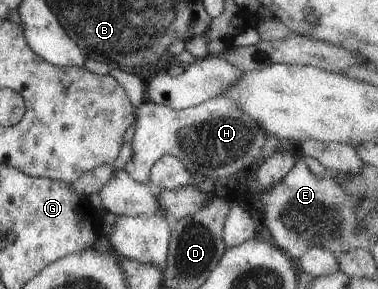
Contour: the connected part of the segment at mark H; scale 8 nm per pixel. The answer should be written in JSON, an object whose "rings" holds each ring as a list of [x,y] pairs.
{"rings":[[[224,95],[185,109],[173,109],[145,100],[136,108],[136,121],[131,141],[133,158],[124,170],[132,180],[145,185],[150,182],[151,168],[164,155],[178,157],[190,173],[221,180],[265,160],[262,150],[268,135],[262,125],[246,114],[236,101]]]}

